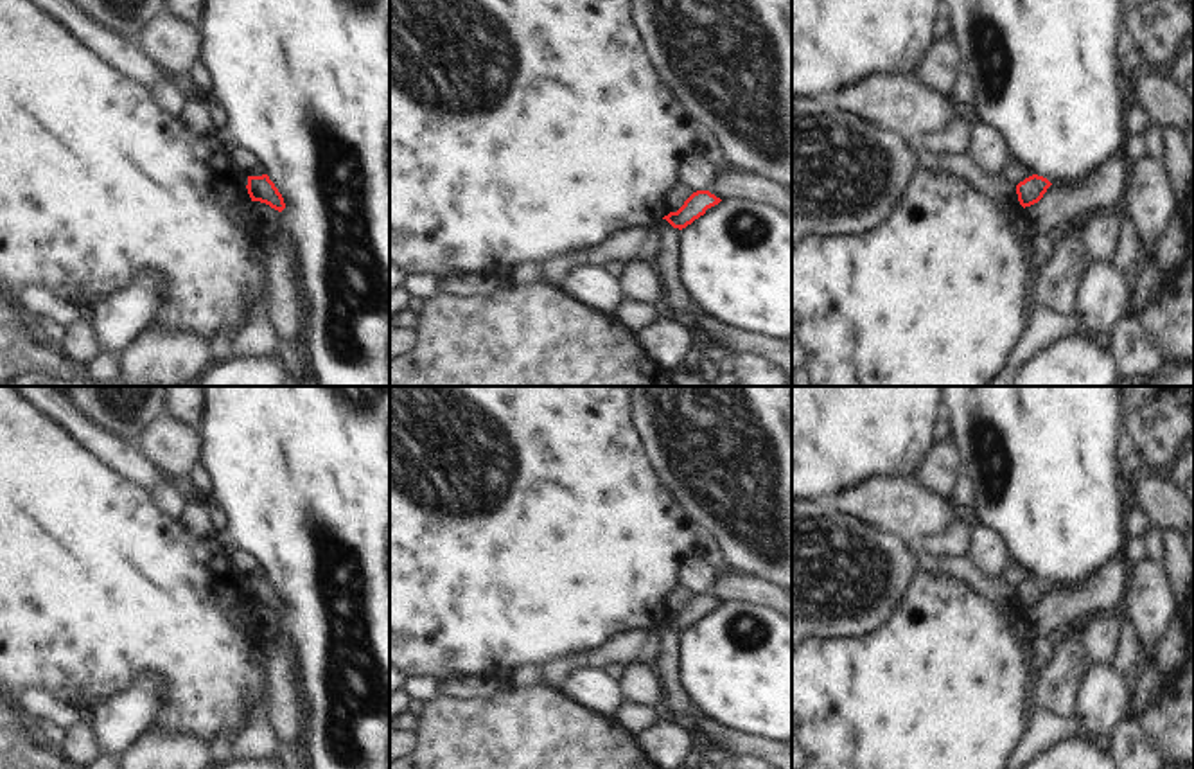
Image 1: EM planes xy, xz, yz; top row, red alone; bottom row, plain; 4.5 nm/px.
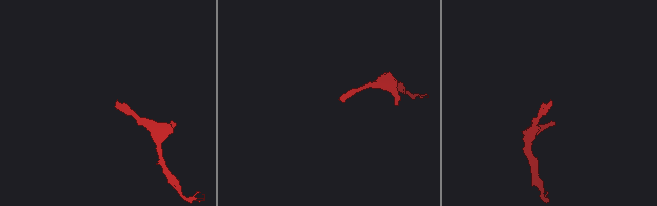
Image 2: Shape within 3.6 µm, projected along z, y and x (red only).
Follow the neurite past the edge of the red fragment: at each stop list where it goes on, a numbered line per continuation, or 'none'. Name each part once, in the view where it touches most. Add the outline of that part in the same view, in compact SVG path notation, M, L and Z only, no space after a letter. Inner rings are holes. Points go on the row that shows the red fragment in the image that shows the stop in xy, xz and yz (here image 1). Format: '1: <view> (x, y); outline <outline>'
none

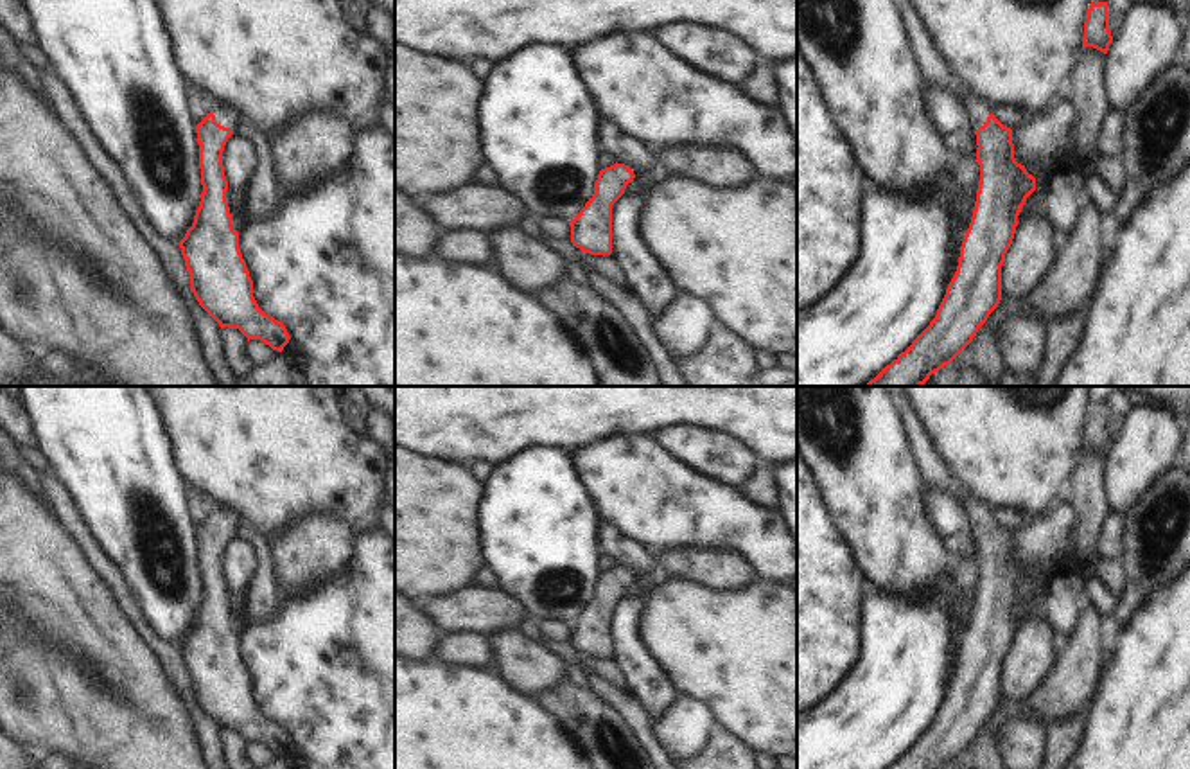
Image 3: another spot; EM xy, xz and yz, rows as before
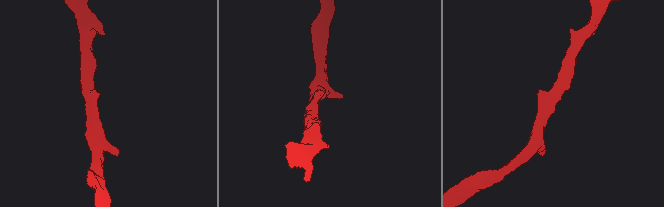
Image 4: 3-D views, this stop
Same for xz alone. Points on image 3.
none

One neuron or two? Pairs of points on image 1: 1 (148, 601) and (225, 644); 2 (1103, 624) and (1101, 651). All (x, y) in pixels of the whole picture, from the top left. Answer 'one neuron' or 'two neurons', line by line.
1: one neuron
2: one neuron

